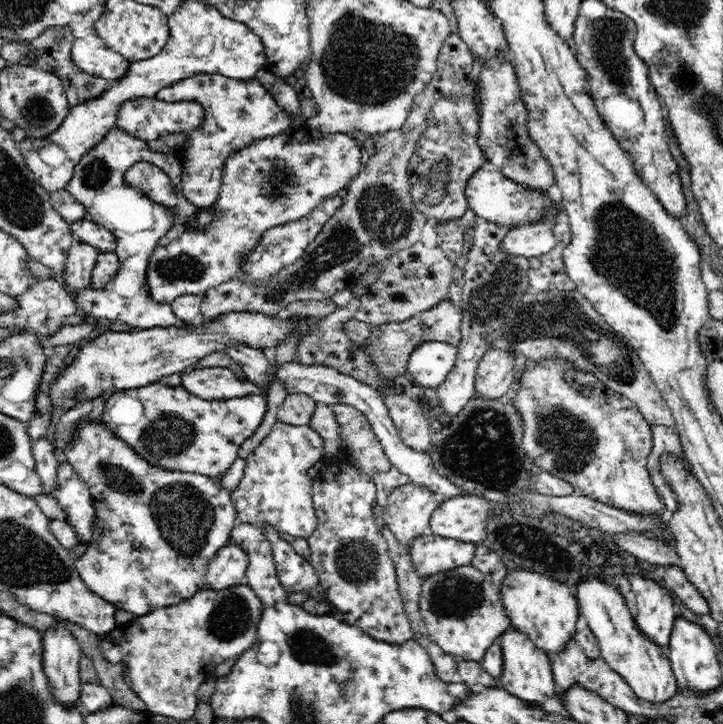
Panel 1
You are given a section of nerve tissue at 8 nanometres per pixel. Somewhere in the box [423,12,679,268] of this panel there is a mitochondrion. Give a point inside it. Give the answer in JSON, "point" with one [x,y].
{"point":[609,34]}

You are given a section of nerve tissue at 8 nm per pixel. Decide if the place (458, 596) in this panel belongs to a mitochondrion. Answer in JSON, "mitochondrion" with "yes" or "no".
{"mitochondrion":"yes"}

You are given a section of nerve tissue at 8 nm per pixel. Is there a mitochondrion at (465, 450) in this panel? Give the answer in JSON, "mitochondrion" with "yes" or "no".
{"mitochondrion":"yes"}

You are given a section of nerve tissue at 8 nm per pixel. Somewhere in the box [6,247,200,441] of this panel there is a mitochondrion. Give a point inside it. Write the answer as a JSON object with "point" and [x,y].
{"point":[74,393]}

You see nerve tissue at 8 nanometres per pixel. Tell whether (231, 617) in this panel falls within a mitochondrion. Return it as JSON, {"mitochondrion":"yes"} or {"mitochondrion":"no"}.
{"mitochondrion":"yes"}

